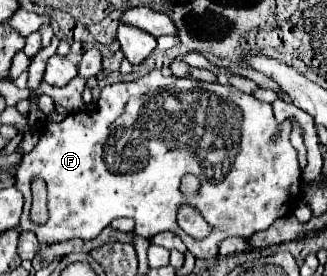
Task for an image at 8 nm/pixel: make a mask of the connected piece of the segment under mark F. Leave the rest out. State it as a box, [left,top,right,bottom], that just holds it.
[16,69,302,257]

